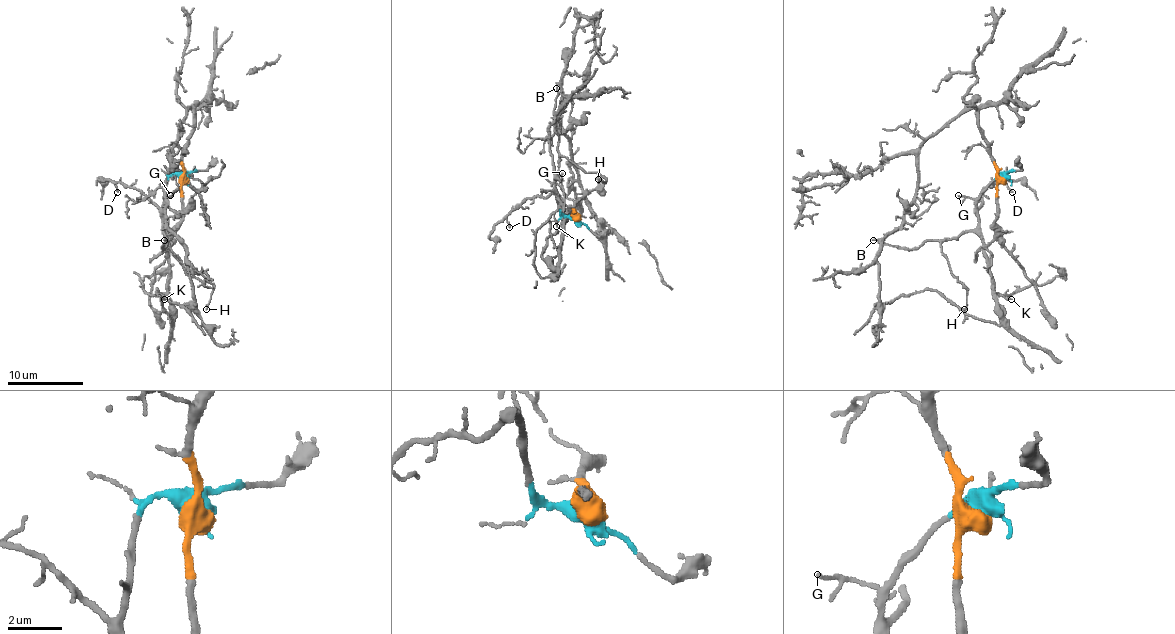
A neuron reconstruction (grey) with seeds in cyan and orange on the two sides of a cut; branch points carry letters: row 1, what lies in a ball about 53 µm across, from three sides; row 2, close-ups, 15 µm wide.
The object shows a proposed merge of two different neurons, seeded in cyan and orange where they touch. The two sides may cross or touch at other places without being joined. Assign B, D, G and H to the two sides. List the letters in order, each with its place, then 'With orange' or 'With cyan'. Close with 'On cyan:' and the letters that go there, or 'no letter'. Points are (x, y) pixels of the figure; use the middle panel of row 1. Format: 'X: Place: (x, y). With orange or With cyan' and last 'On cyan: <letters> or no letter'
B: Place: (556, 88). With cyan
D: Place: (509, 227). With cyan
G: Place: (562, 173). With cyan
H: Place: (598, 179). With cyan
On cyan: B, D, G, H

